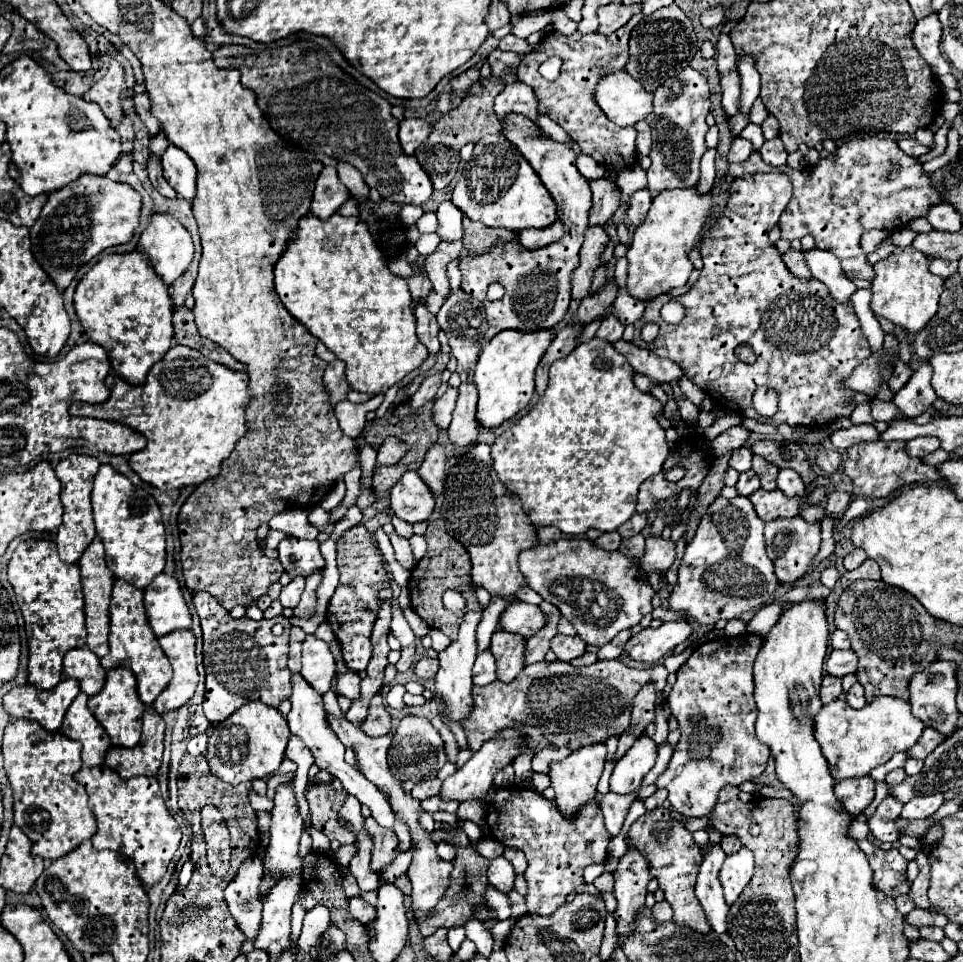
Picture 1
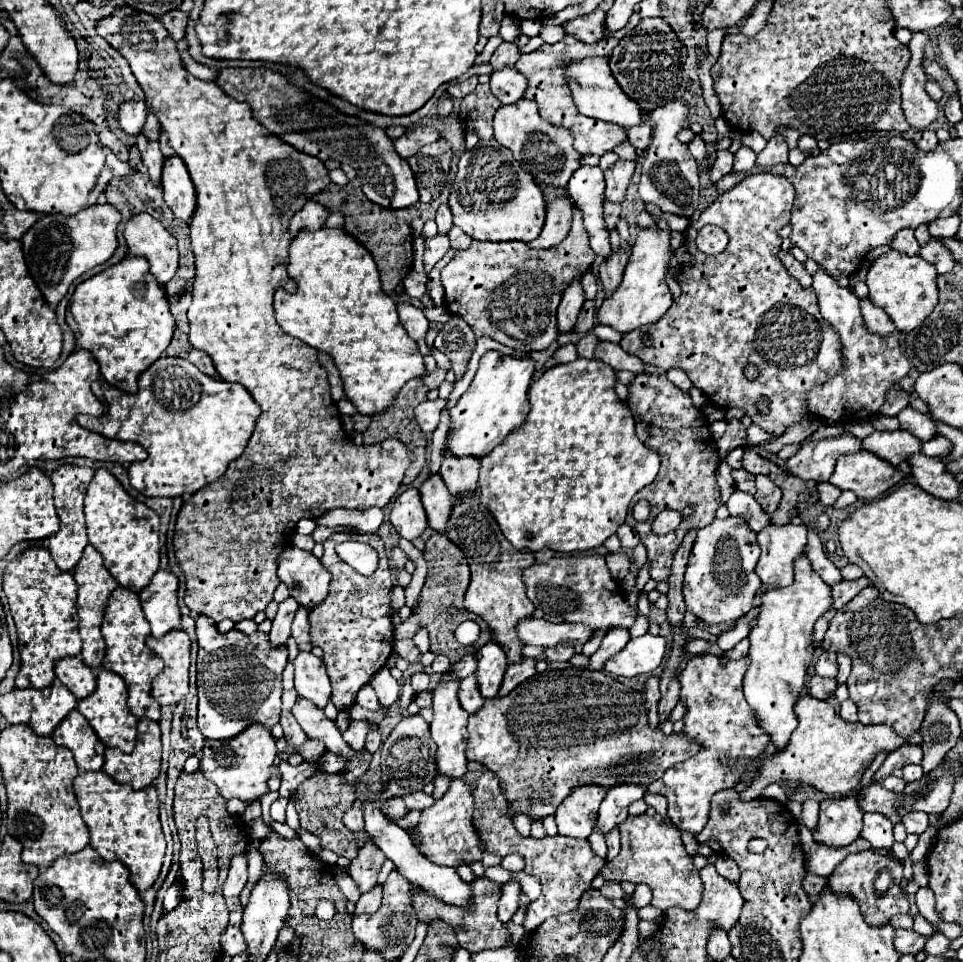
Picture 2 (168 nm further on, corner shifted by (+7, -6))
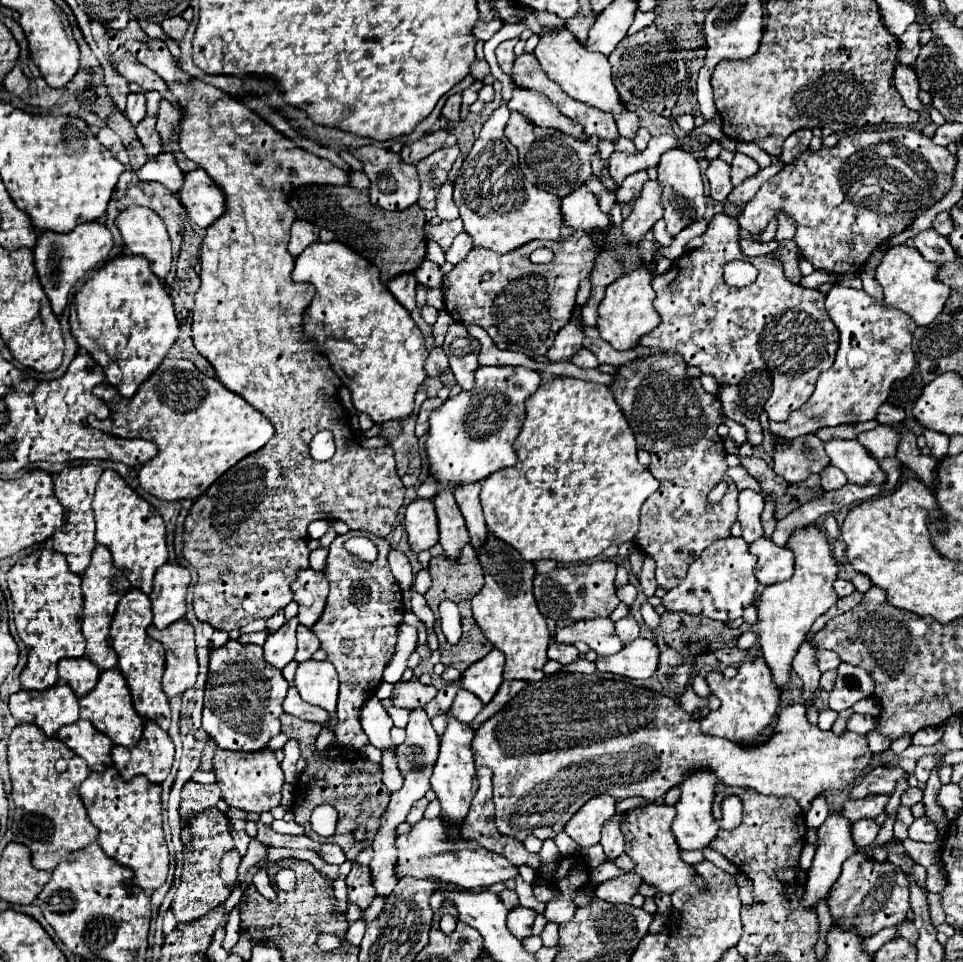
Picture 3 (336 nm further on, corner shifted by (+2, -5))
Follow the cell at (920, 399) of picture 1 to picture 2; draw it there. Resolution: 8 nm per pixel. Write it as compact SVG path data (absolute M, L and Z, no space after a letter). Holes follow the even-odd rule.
M912 407L902 409L898 413L898 421L900 421L900 429L904 429L908 433L914 433L922 441L928 441L928 439L932 439L938 433L934 423L926 415L916 411L916 409L912 409Z

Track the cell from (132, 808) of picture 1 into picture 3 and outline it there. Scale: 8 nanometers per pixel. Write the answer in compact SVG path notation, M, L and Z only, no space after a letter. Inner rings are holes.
M115 768L105 772L91 772L79 788L81 800L89 812L91 822L99 828L97 844L115 862L133 868L133 882L147 892L157 890L167 880L169 852L161 826L161 786L149 782L145 776L123 780Z

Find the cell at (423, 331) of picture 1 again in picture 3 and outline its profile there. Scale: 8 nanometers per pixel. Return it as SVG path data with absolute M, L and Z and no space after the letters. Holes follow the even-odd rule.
M403 274L403 276L395 276L391 278L391 282L387 282L389 292L395 296L395 300L405 306L409 312L415 308L415 288L417 288L417 280L413 274Z

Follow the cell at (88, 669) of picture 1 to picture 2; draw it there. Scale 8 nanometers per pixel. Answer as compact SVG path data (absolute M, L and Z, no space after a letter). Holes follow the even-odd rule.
M64 657L56 663L56 679L66 685L78 699L96 689L96 673L80 657Z

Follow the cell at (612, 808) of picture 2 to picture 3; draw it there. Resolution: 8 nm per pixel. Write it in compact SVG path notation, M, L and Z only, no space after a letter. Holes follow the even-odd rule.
M623 814L613 816L605 828L603 828L603 836L601 836L601 846L605 850L605 856L609 862L613 862L617 856L623 854L623 834L619 832L619 824L623 820Z

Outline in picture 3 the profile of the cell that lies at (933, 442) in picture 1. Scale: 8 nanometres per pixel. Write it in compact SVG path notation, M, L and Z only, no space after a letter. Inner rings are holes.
M877 426L869 432L861 432L857 440L865 446L865 450L877 460L893 458L899 444L899 434L893 426Z

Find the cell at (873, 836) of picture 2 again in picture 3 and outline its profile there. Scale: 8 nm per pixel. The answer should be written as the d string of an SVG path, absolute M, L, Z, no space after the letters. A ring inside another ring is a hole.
M857 820L855 824L851 824L851 838L857 846L857 850L863 850L865 846L873 844L873 840L877 838L879 826L873 820Z

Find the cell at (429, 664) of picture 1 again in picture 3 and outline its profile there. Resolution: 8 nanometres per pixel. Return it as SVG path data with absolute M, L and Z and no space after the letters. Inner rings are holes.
M411 680L411 682L397 682L395 684L395 692L391 696L393 706L397 708L407 708L407 710L415 710L425 706L433 696L437 694L435 686L425 686L419 680Z

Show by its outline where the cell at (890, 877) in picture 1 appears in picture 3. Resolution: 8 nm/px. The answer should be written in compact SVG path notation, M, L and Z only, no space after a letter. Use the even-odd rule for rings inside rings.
M855 852L849 860L843 864L843 872L839 880L835 882L835 888L831 888L831 896L827 900L833 924L853 930L859 938L869 938L877 934L881 928L895 926L907 920L909 912L909 890L907 890L907 876L901 872L901 868L895 868L891 862L875 862L867 860L863 852Z

